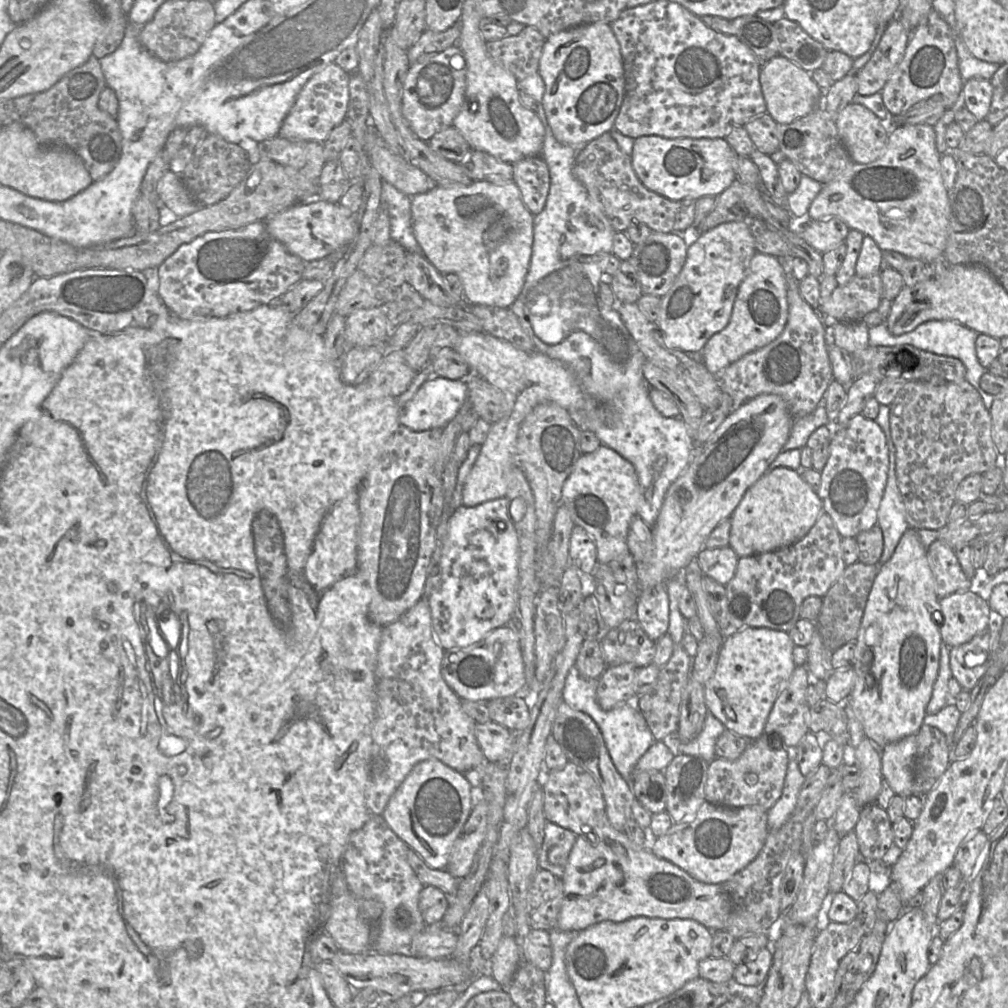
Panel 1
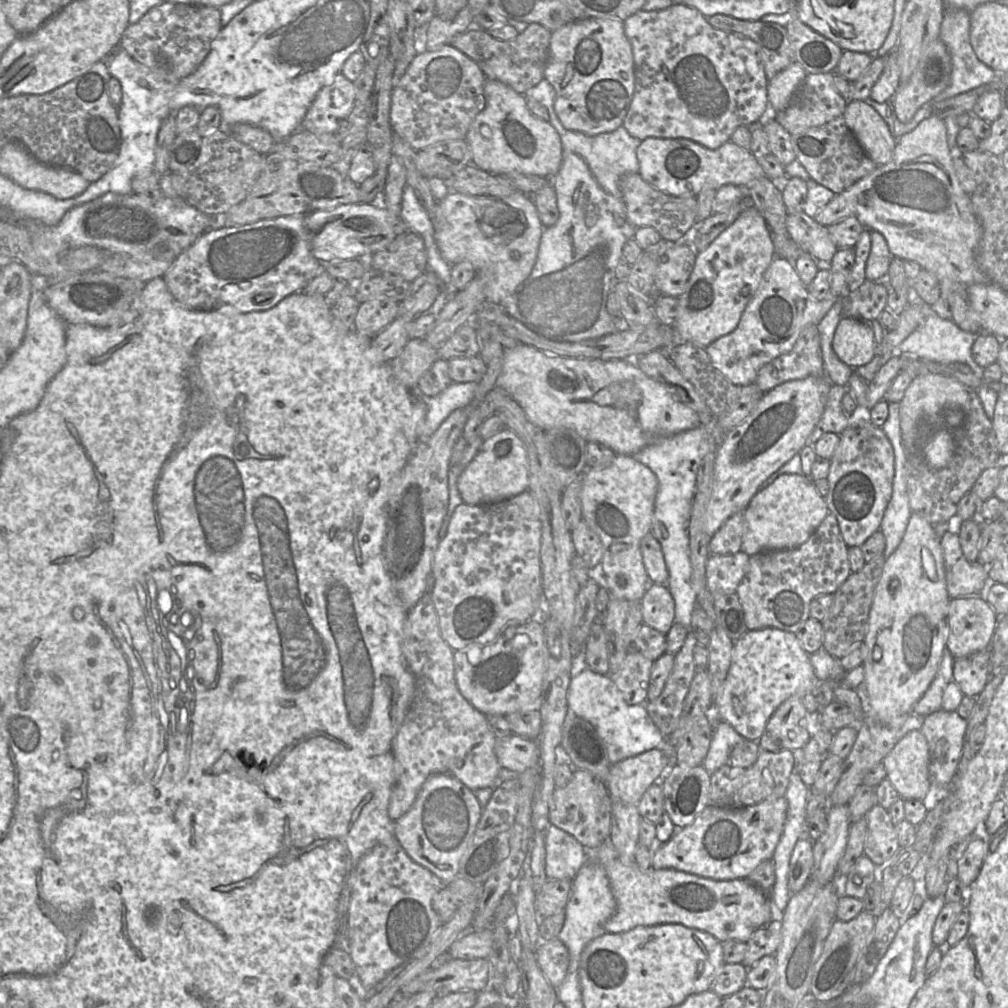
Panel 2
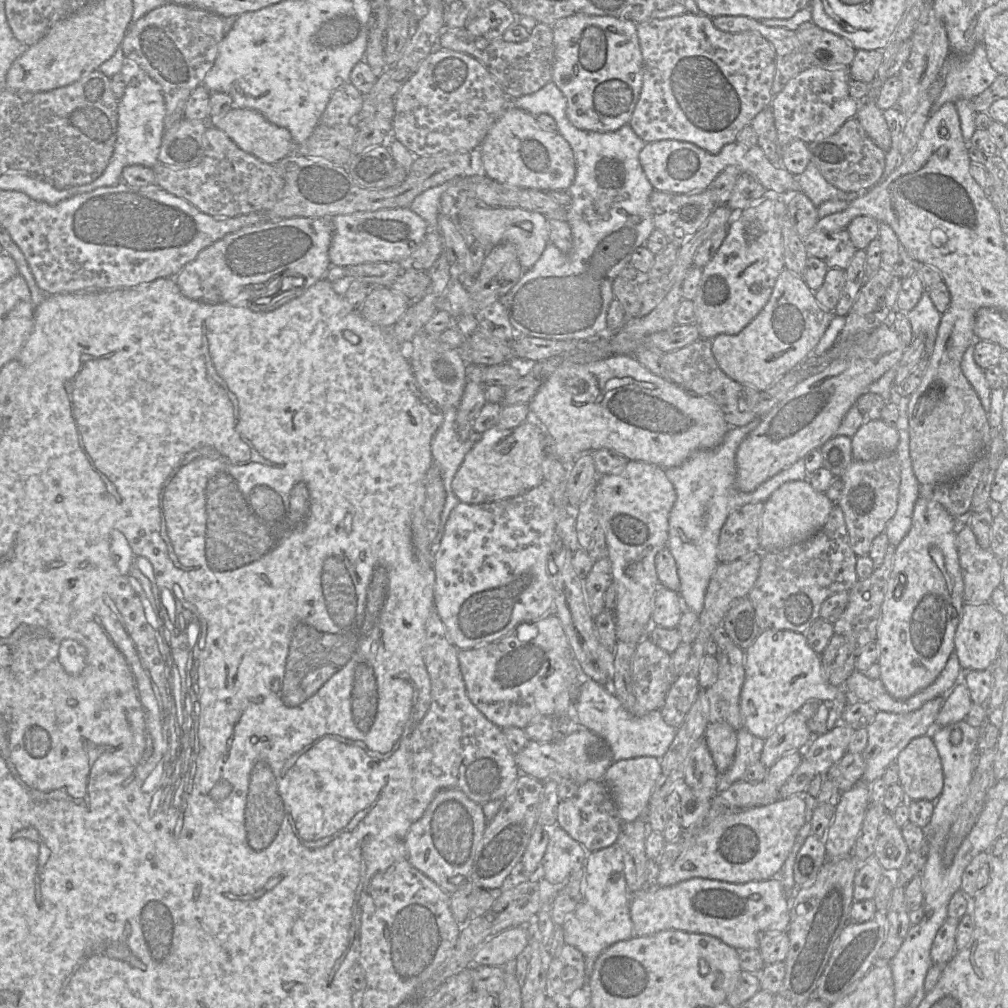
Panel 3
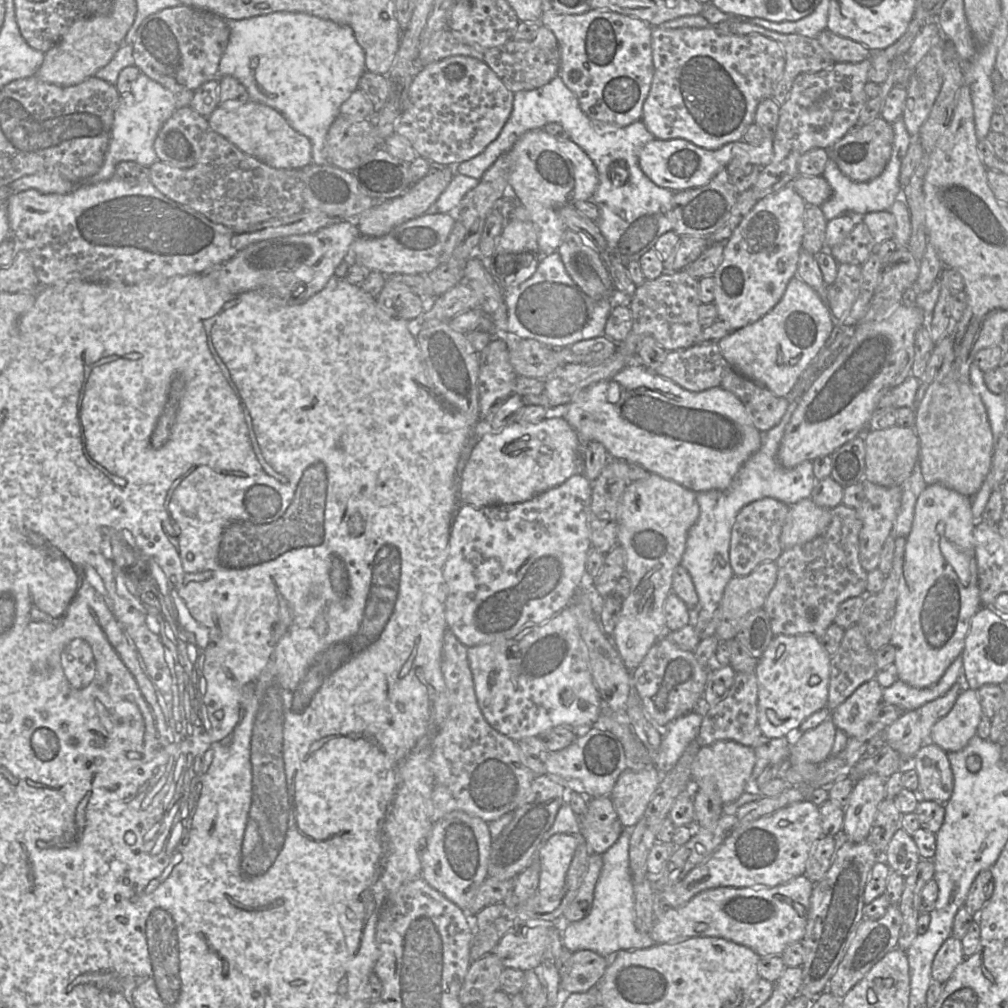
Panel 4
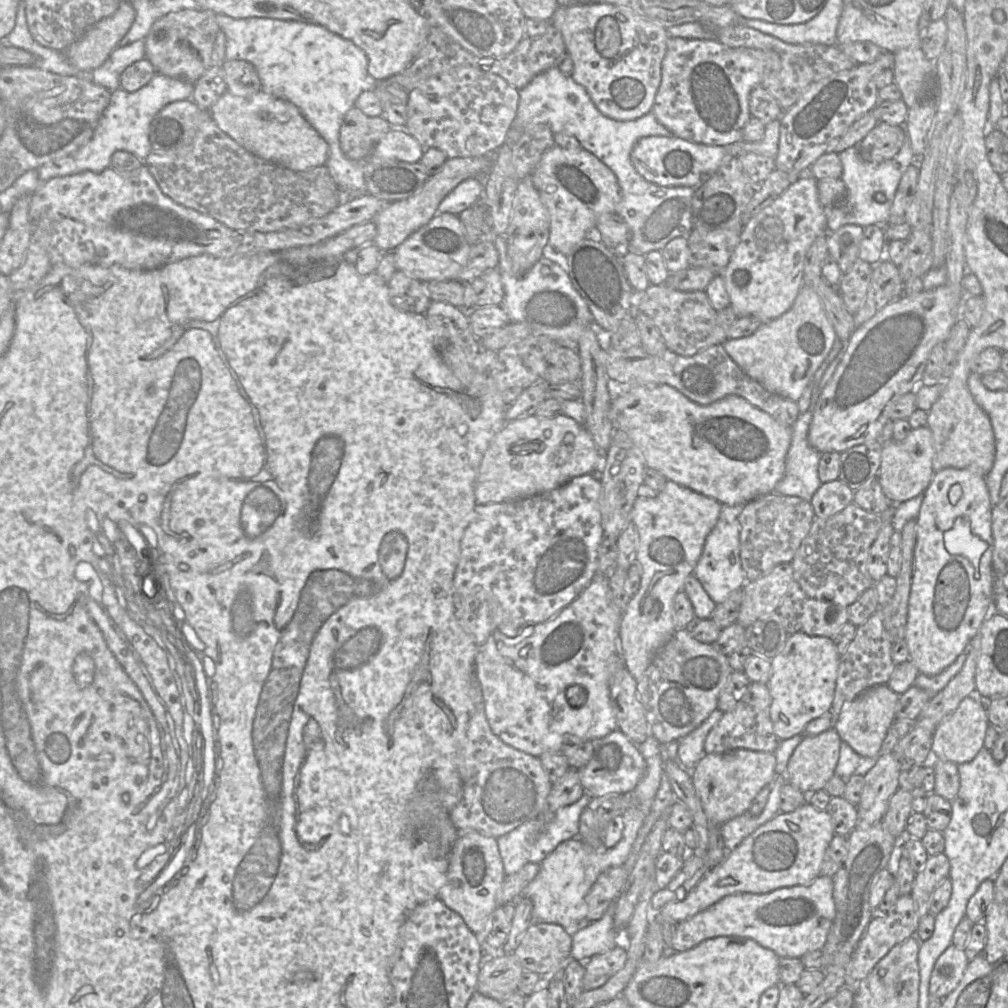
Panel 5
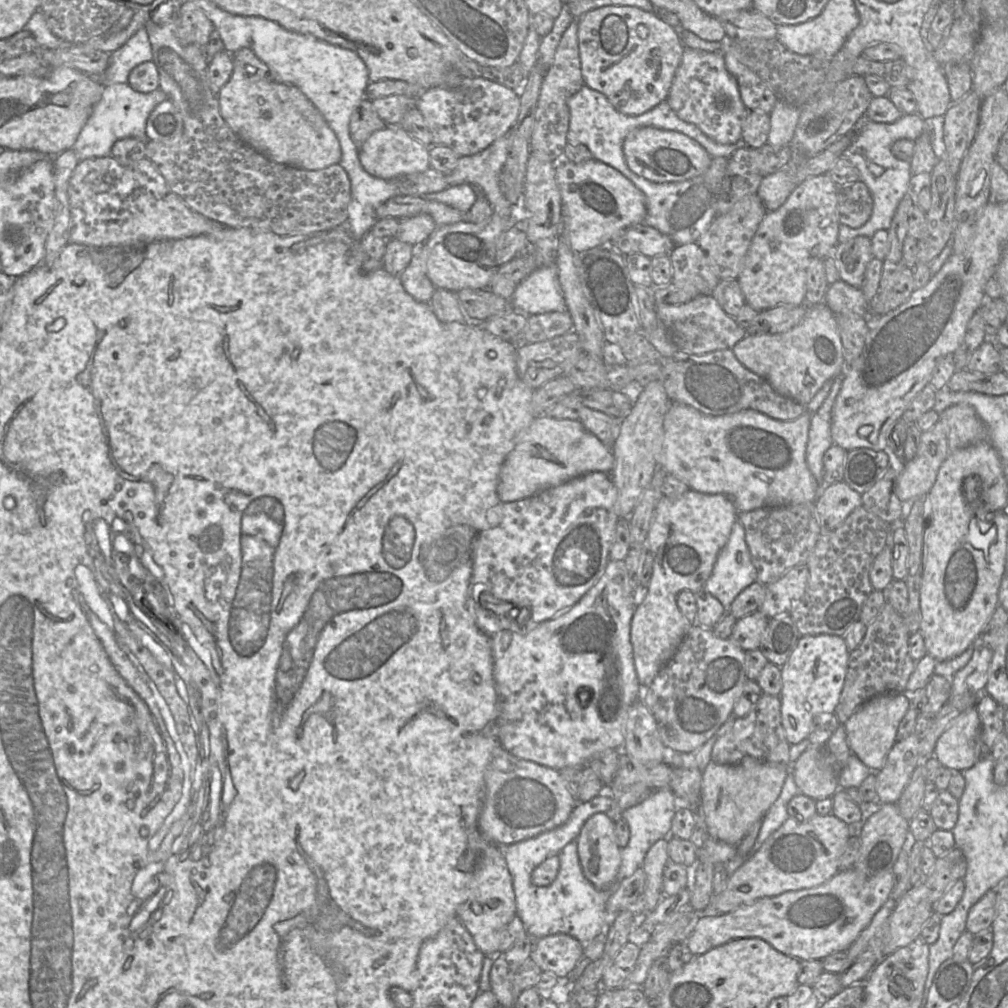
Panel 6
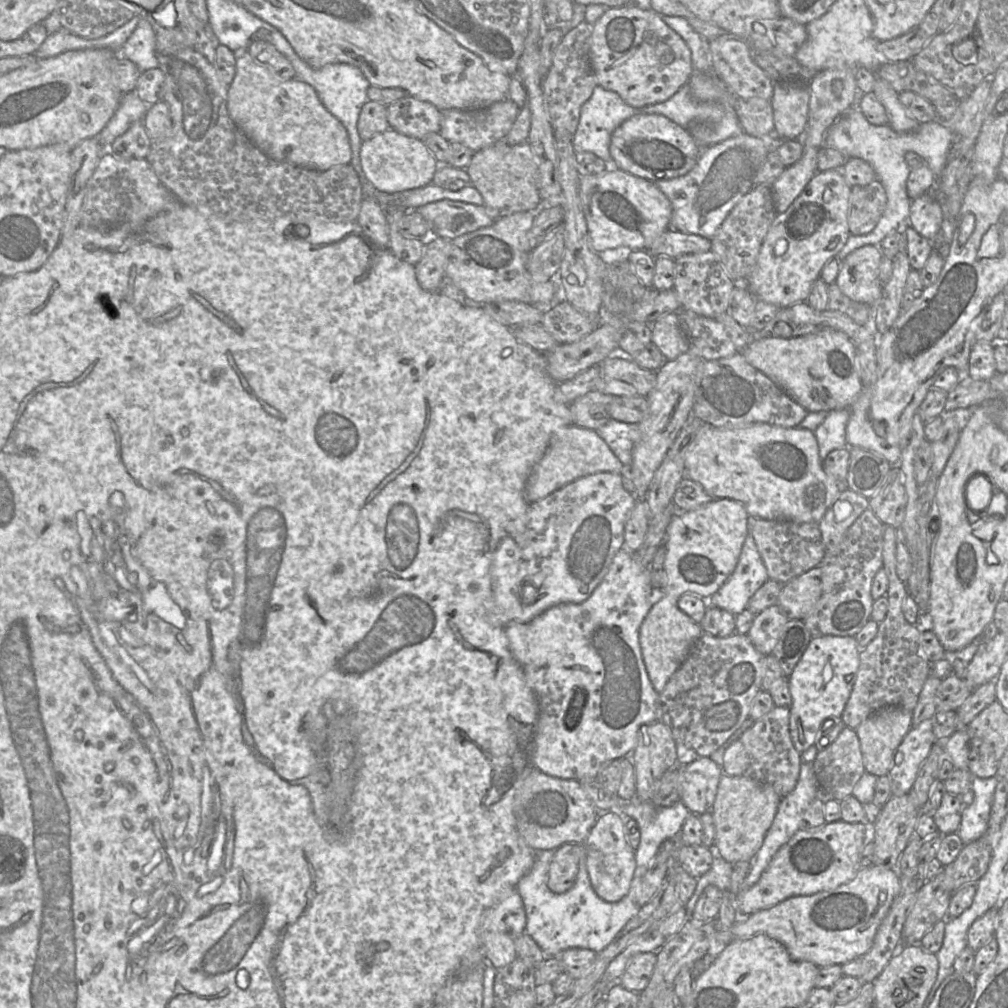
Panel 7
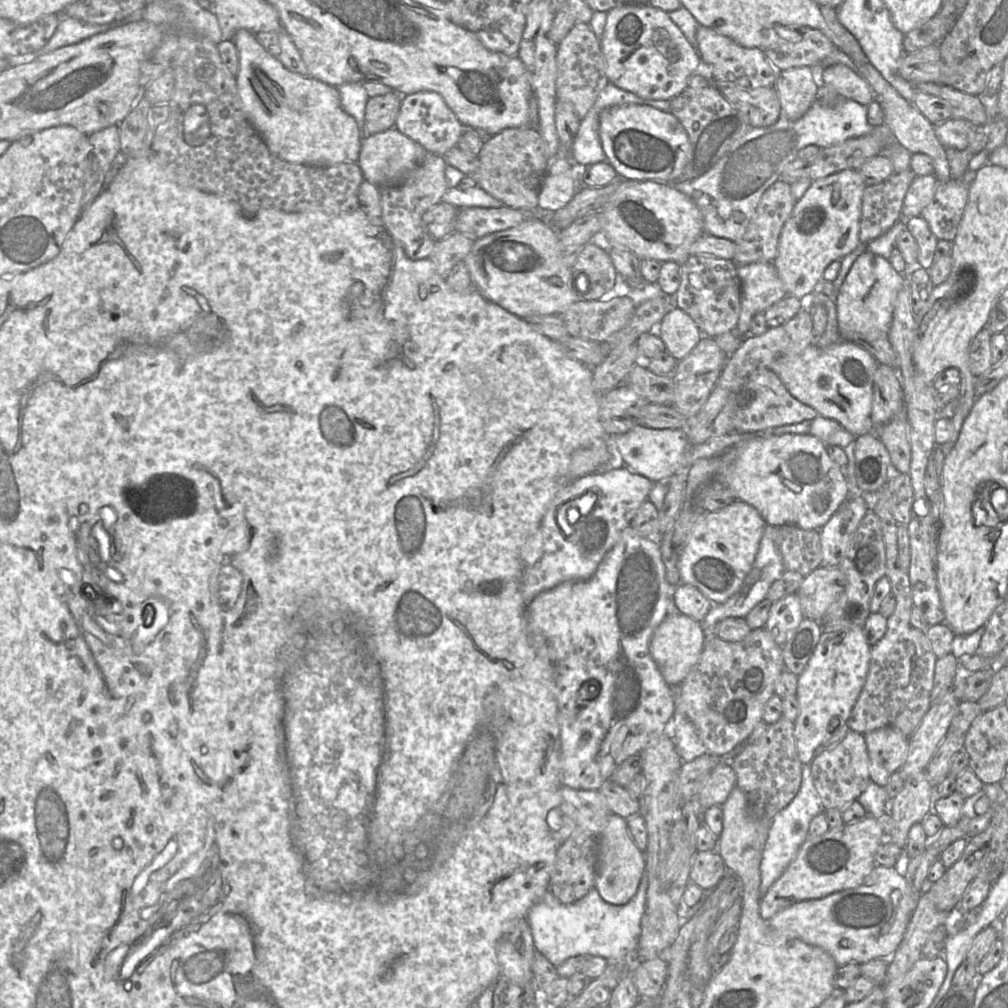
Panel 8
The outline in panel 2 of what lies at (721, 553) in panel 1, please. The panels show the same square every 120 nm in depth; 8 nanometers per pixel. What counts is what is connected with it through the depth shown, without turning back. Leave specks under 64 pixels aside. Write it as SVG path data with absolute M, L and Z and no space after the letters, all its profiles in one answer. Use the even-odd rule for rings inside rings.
M743 551L729 555L709 553L706 565L709 591L712 595L735 593L749 570L750 556Z

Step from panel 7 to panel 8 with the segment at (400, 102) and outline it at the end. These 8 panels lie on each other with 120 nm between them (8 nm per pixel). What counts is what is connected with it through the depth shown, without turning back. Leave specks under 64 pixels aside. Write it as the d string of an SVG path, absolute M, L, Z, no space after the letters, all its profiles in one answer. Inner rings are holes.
M421 91L402 96L394 128L423 146L429 153L443 156L449 149L457 145L466 127L457 119L439 94Z

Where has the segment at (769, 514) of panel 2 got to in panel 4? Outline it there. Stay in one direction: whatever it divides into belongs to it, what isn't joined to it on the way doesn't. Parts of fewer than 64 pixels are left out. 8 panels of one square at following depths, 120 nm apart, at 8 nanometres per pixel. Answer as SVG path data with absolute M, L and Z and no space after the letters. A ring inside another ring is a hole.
M811 498L790 505L780 535L782 548L787 550L821 535L831 522L830 510L816 505Z

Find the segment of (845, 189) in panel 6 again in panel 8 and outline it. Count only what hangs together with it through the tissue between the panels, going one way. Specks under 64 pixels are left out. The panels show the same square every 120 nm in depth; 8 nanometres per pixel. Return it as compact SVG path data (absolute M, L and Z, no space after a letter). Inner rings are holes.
M909 168L893 173L863 192L859 239L863 244L879 238L901 218L904 197L916 174Z

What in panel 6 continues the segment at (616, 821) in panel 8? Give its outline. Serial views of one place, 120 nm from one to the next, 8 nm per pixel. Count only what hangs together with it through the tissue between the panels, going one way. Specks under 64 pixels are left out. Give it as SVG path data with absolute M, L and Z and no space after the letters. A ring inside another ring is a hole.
M605 813L591 816L577 838L578 856L585 877L598 890L617 879L621 848L615 836L615 822Z

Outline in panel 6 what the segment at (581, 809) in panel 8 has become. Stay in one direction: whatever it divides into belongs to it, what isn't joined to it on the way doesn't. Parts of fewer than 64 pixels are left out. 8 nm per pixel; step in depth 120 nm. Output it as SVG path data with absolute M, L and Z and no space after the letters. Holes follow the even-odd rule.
M501 745L492 752L484 780L486 795L478 824L496 845L511 845L563 825L578 803L557 770L516 758Z

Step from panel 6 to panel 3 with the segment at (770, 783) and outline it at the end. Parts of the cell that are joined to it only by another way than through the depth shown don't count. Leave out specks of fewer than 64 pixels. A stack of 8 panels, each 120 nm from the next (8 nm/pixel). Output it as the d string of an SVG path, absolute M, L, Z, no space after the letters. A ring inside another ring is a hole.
M724 721L707 725L705 741L719 774L725 772L734 760L737 747L736 732Z

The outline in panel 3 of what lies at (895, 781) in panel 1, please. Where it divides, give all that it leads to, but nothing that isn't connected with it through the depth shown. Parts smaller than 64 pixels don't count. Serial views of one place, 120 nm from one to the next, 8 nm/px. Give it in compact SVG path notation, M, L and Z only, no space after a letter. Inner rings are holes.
M930 735L916 737L899 753L895 763L907 800L937 800L944 776L939 753Z

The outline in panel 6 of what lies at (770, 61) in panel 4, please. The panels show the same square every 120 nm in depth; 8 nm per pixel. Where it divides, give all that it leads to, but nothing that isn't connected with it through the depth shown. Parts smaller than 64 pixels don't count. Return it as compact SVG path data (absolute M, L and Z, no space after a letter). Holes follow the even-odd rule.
M685 47L666 100L678 118L694 124L713 141L719 144L735 144L742 138L743 122L749 110L741 100L737 80L725 67L722 52L707 52Z

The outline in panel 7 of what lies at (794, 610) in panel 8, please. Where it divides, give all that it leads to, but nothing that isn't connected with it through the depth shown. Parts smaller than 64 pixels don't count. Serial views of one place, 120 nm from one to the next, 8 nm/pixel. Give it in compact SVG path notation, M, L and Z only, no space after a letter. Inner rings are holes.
M772 605L756 614L747 635L760 653L772 654L781 629L788 620L788 616L779 605Z

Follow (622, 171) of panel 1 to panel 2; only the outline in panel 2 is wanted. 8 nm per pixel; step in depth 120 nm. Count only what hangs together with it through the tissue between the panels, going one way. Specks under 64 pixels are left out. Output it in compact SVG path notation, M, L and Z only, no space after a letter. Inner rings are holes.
M638 173L621 177L619 187L626 205L627 218L635 227L652 227L667 241L676 242L696 222L697 199L695 196L673 196L664 193L641 178Z

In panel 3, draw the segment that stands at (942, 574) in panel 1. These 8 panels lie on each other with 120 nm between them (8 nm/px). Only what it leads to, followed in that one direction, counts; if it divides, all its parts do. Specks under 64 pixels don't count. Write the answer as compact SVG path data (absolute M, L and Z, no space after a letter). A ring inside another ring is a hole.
M957 527L956 548L963 573L965 603L990 602L993 591L1001 587L1002 560L977 543L971 528Z

